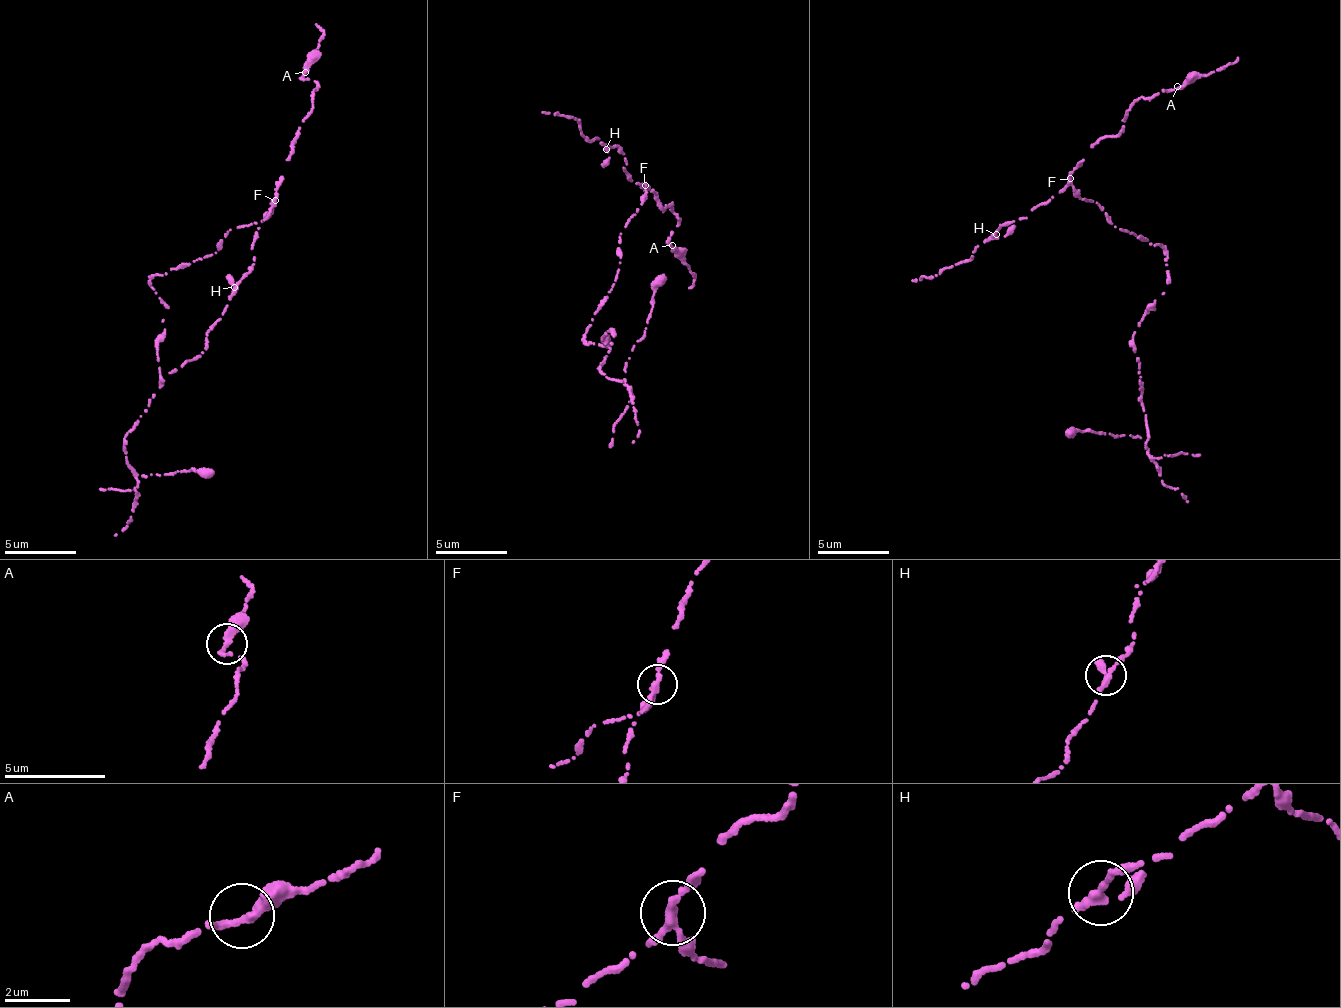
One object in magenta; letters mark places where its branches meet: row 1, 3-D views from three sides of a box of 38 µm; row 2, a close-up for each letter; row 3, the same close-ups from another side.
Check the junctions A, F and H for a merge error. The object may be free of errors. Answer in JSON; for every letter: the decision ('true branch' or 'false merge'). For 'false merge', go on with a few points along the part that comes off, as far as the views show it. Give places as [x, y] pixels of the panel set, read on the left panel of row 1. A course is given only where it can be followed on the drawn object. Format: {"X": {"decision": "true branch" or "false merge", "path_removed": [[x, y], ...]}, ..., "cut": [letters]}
{"A": {"decision": "true branch"}, "F": {"decision": "false merge", "path_removed": [[276, 201], [215, 252], [152, 280], [165, 331], [151, 401], [125, 439], [134, 476], [214, 473]]}, "H": {"decision": "true branch"}, "cut": ["F"]}

